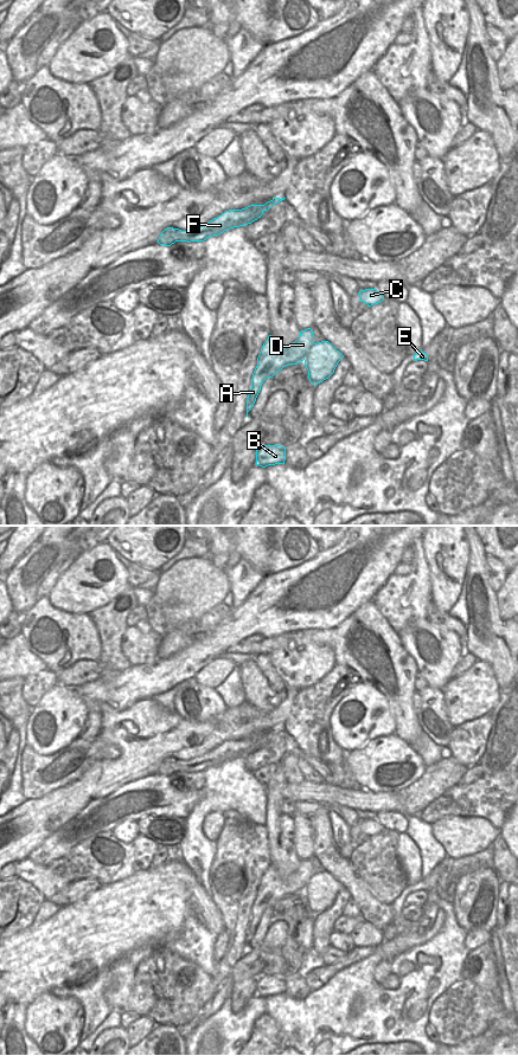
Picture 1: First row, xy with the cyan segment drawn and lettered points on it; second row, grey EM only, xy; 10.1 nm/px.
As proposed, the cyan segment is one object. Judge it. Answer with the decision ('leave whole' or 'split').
split

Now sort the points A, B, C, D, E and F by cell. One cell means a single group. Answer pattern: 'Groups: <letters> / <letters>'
Groups: A B D / C E F.

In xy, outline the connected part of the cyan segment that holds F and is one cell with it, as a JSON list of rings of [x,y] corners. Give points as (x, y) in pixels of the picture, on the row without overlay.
[[[275,727],[264,735],[250,735],[242,740],[229,740],[205,755],[188,761],[167,758],[161,762],[158,773],[160,775],[171,777],[175,772],[204,772],[206,768],[218,766],[230,759],[251,754],[261,748],[264,741],[268,741],[273,735],[284,729],[284,727],[282,729]]]

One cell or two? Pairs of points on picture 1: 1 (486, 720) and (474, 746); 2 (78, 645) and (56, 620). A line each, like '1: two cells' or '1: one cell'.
1: one cell
2: one cell

